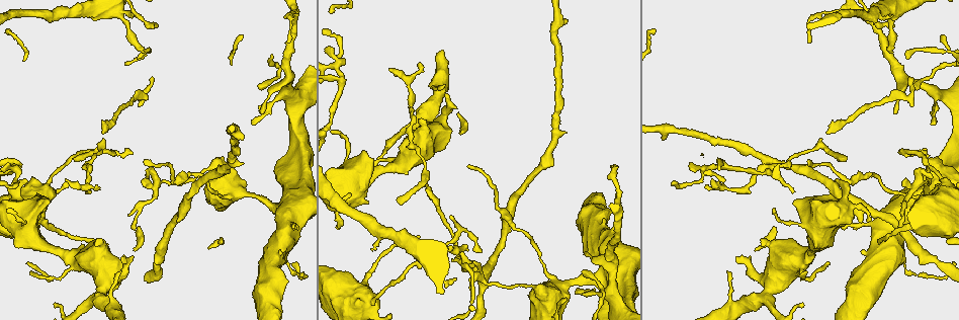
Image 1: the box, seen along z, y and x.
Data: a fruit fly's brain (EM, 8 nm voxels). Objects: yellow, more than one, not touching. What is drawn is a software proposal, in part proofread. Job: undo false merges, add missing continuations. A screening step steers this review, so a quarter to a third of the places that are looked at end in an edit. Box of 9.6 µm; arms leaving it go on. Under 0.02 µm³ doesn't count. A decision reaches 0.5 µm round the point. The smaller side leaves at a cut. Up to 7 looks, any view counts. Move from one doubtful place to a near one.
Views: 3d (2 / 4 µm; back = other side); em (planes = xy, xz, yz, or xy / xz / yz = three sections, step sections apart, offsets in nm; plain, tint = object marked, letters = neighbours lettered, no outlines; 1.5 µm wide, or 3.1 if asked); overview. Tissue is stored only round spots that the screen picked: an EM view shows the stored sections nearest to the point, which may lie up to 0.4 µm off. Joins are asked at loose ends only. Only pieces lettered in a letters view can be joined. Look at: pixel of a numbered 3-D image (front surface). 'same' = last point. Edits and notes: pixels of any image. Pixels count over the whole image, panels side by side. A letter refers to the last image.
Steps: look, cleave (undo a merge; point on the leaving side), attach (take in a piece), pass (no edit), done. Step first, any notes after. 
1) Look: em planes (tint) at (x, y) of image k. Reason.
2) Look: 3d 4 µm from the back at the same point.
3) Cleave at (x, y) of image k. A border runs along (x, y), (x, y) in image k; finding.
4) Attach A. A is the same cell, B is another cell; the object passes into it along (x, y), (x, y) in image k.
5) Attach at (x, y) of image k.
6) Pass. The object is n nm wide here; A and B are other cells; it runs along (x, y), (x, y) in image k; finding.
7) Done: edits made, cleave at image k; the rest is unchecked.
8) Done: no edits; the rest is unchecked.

Look: 3d 2 µm at (478, 252) of image 1. Tapers out.

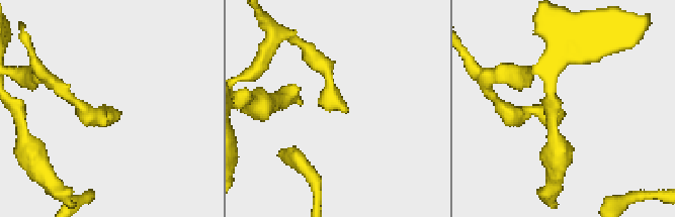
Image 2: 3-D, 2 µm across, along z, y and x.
Look: em xy step 8 (tint) at (114, 112) of image 2. Now the EM.

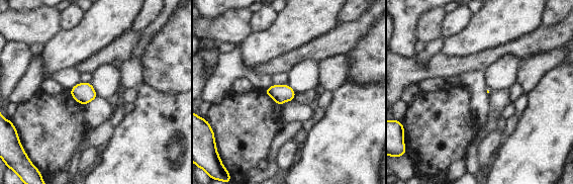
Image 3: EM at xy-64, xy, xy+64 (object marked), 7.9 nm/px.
Look: em planes (letters) at the same point.

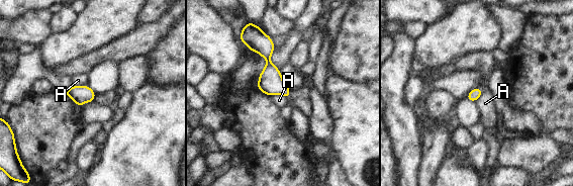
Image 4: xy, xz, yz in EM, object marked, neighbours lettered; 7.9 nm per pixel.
Pass. The longest contact is with A, 150 nm; A is another cell; a border runs along (270, 96), (282, 94), (288, 98) in image 4; none of them fits.

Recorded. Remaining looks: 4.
Look: 3d 4 µm at (709, 166) of image 1. Sharp bend.

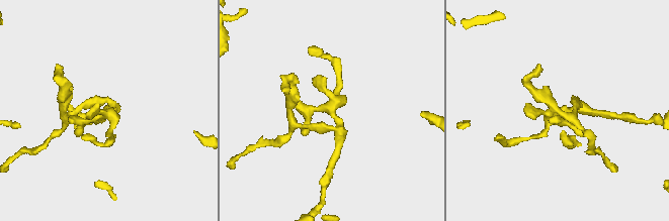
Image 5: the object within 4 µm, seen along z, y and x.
Look: em planes (letters) at (335, 108) of image 5.

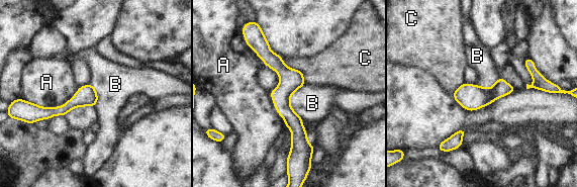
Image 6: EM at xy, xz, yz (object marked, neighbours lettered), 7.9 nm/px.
Pass. A, B and C are other cells; a border runs along (305, 83), (290, 97), (303, 119) in image 6; one neuron here.

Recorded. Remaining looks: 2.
Look: em xz step 4 (tint) at (384, 170) of image 1. Thin neck.

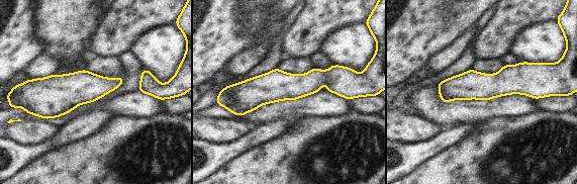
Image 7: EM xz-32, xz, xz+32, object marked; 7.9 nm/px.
Look: em planes (letters) at the same point. Another direction.

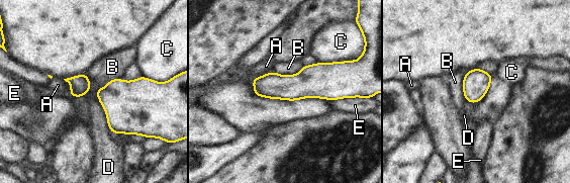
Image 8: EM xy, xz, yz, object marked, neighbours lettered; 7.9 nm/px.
Pass. The object is 150 nm wide here; A, B, C, D and E are other cells; it runs along (255, 81), (262, 85), (351, 86) in image 8; one neuron here.

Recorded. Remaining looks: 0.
Done: no edits; the rest is unchecked.

